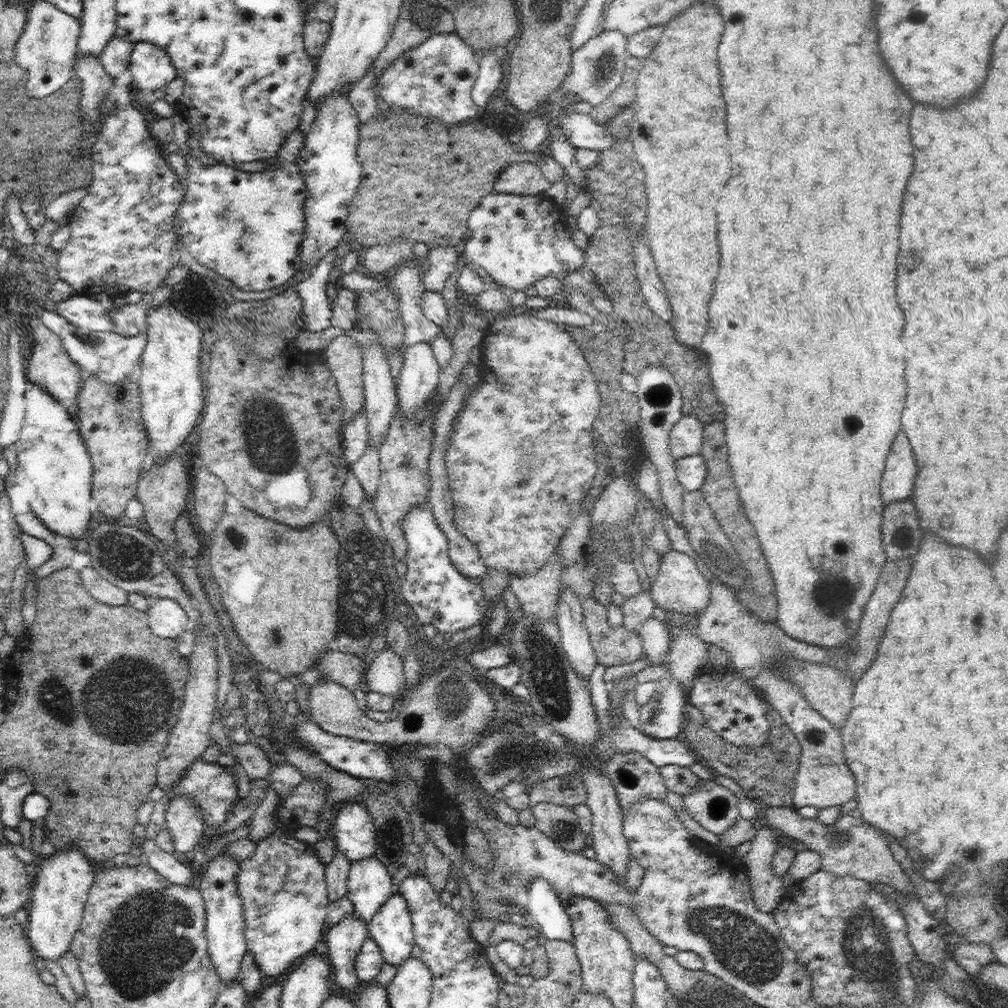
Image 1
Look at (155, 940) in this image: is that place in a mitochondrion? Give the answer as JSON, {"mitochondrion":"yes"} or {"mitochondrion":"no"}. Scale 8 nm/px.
{"mitochondrion":"yes"}

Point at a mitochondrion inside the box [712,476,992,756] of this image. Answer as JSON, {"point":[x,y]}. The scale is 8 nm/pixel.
{"point":[835,598]}

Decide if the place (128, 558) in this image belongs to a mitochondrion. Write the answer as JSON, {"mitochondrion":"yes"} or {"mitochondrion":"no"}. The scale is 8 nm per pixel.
{"mitochondrion":"yes"}

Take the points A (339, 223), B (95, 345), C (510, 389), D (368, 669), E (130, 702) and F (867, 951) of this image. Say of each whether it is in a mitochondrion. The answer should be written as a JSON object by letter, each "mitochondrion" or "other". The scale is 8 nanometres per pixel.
{"A":"other","B":"mitochondrion","C":"other","D":"other","E":"mitochondrion","F":"mitochondrion"}

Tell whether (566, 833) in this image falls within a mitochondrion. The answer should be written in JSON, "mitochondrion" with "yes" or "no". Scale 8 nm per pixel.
{"mitochondrion":"yes"}

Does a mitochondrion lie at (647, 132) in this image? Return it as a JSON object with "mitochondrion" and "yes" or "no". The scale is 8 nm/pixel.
{"mitochondrion":"yes"}

